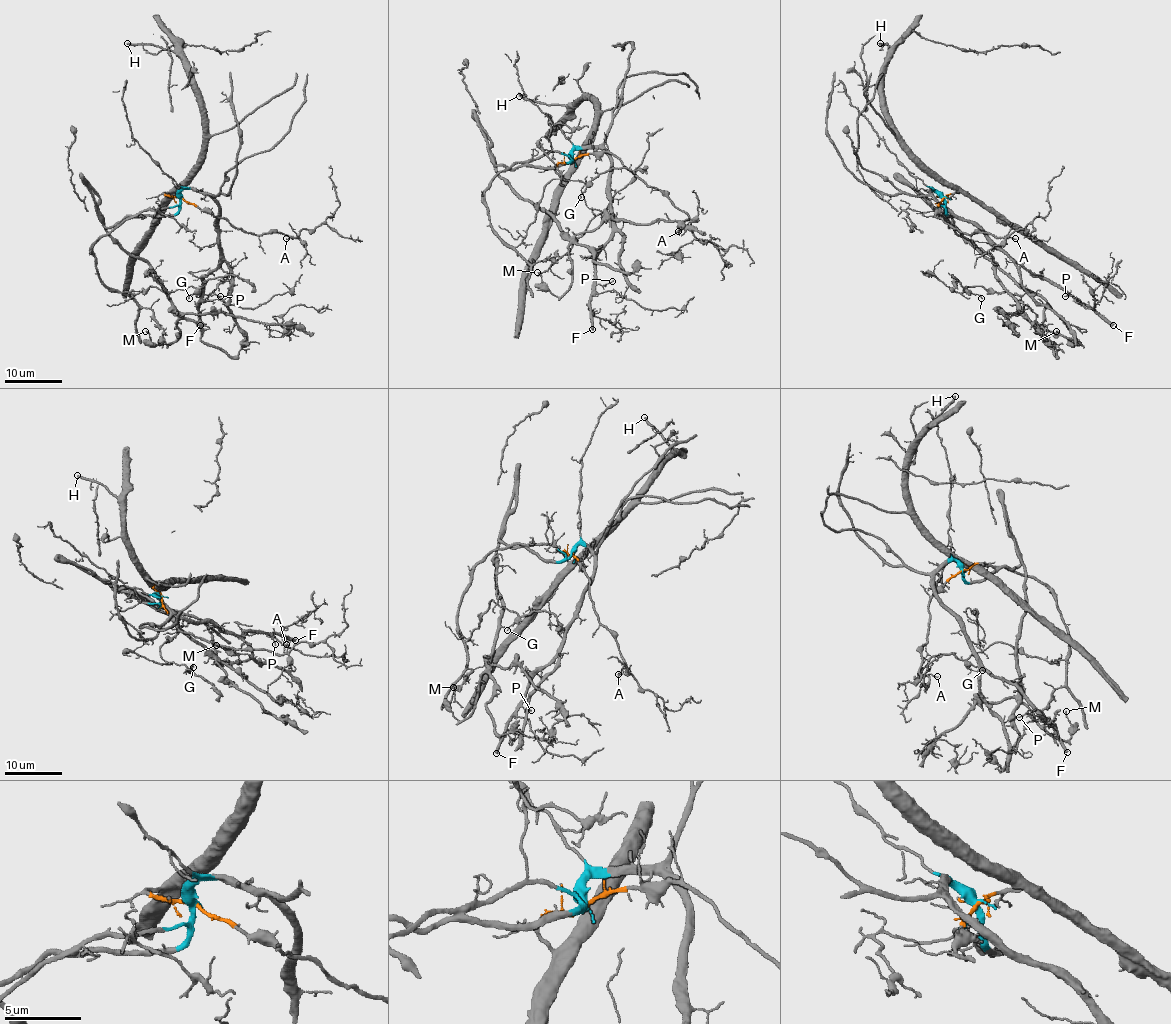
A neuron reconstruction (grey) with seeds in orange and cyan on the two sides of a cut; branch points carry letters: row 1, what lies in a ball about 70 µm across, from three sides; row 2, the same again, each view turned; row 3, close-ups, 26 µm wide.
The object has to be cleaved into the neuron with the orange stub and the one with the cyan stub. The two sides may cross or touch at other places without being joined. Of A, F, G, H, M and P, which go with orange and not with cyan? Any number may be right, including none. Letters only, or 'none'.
A, H

